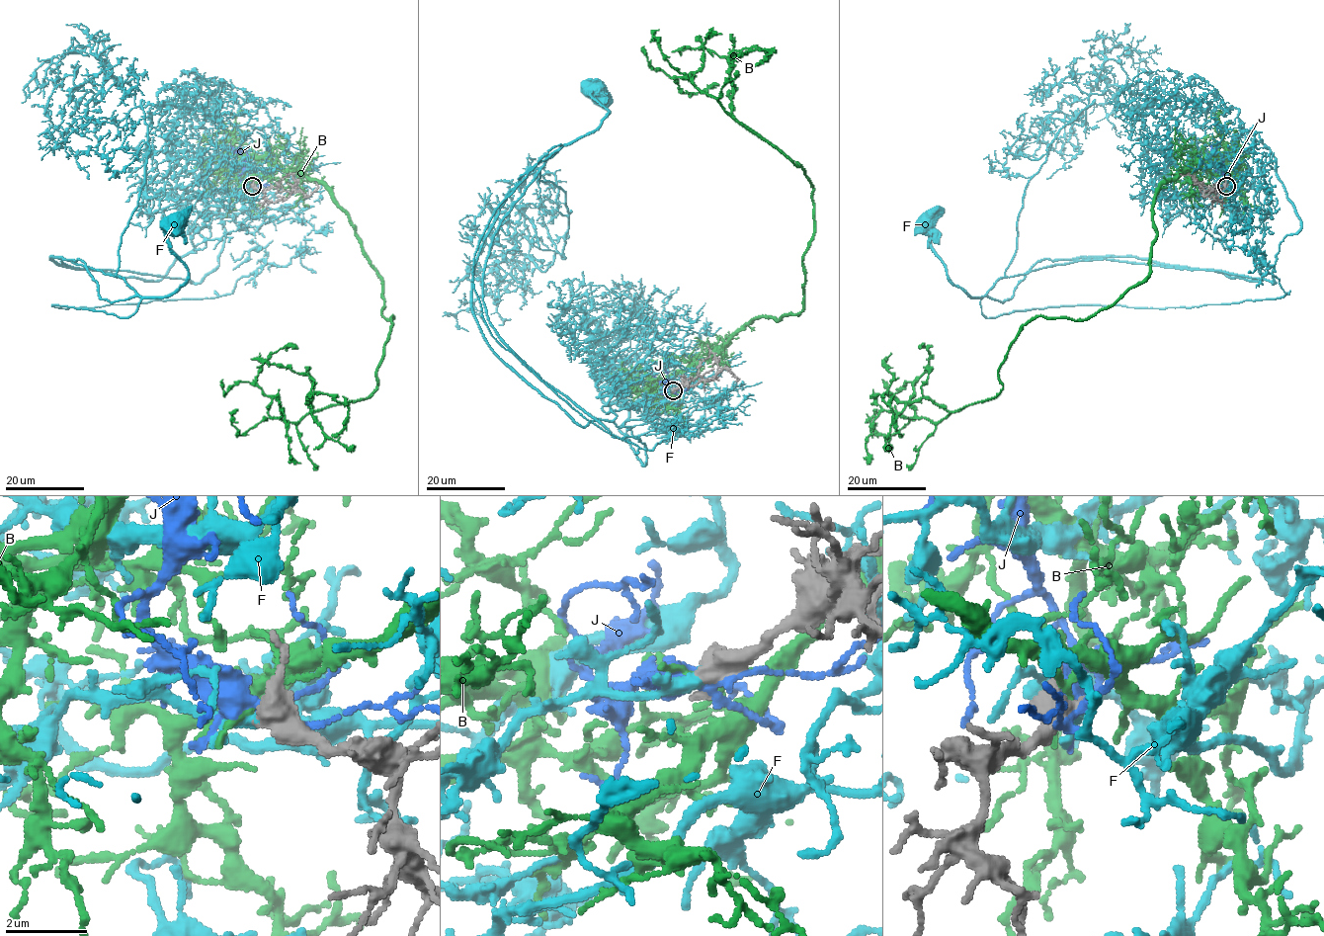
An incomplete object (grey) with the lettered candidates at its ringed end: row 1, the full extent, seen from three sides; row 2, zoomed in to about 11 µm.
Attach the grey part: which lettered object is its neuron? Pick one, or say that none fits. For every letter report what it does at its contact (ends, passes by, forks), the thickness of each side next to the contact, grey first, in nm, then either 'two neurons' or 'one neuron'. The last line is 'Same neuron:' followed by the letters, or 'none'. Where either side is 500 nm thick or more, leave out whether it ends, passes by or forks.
B: calibres 550 and 110 nm; two neurons
F: calibres 550 and 240 nm; one neuron
J: calibres 550 and 260 nm; two neurons
Same neuron: F

